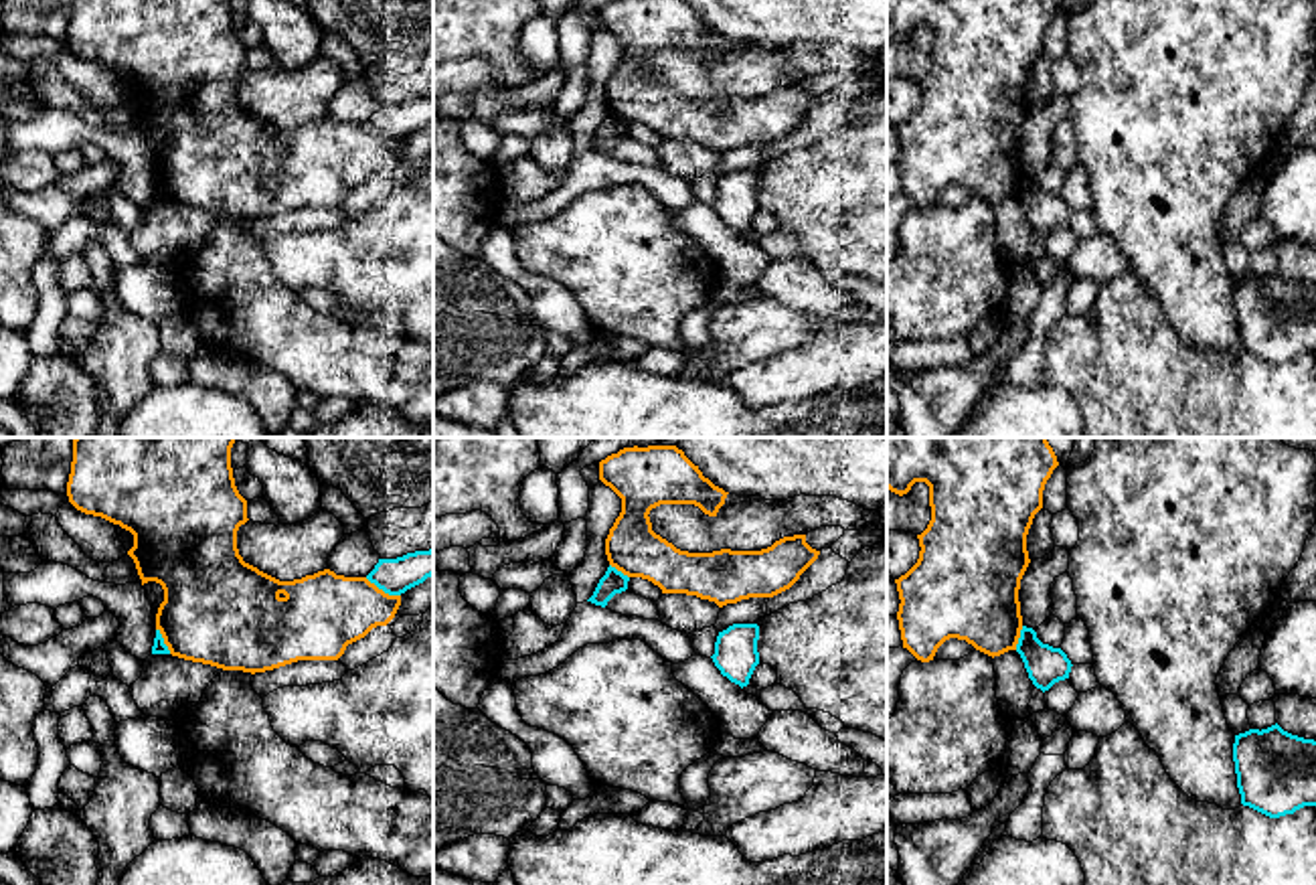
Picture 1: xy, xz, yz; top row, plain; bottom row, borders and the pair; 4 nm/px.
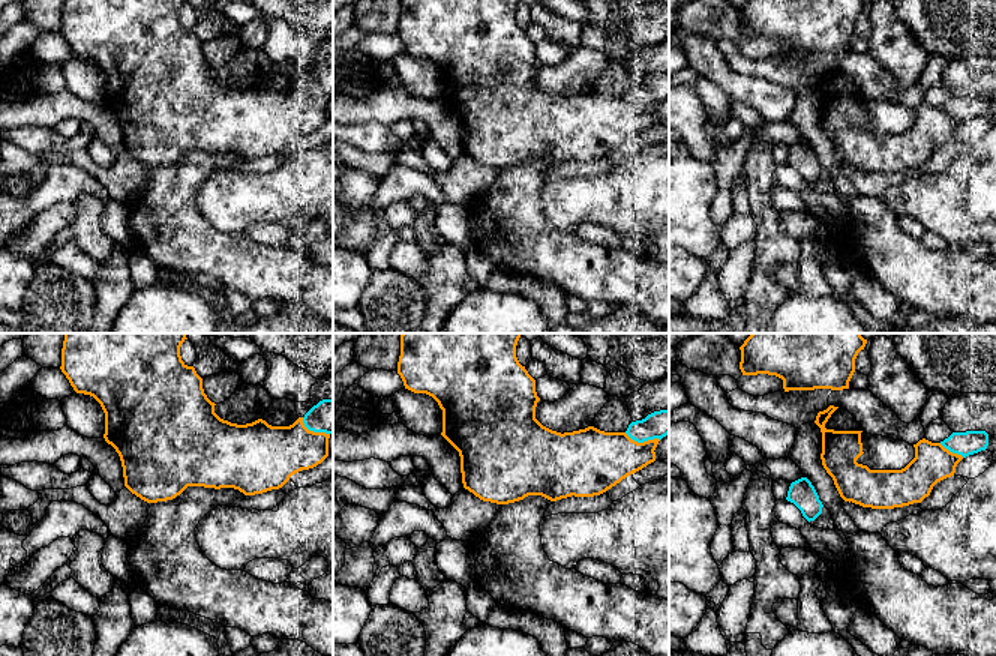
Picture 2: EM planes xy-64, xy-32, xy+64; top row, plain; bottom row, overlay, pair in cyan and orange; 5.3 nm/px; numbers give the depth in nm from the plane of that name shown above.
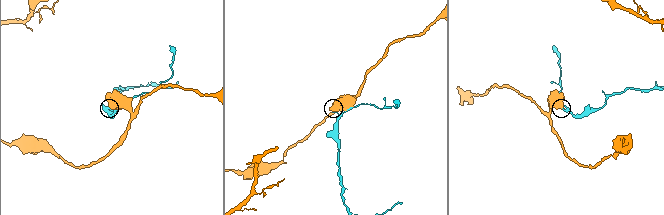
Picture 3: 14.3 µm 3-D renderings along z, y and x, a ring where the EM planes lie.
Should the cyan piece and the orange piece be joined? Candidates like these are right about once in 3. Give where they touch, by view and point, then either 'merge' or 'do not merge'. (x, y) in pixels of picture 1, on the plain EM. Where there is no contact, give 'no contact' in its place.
xy (383, 136) | do not merge

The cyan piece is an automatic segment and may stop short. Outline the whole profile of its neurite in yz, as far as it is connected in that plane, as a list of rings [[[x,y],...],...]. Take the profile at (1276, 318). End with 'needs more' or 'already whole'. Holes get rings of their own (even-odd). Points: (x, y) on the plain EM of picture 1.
[[[1278,269],[1235,281],[1233,308],[1241,350],[1269,365],[1316,352],[1316,288]]]; already whole

